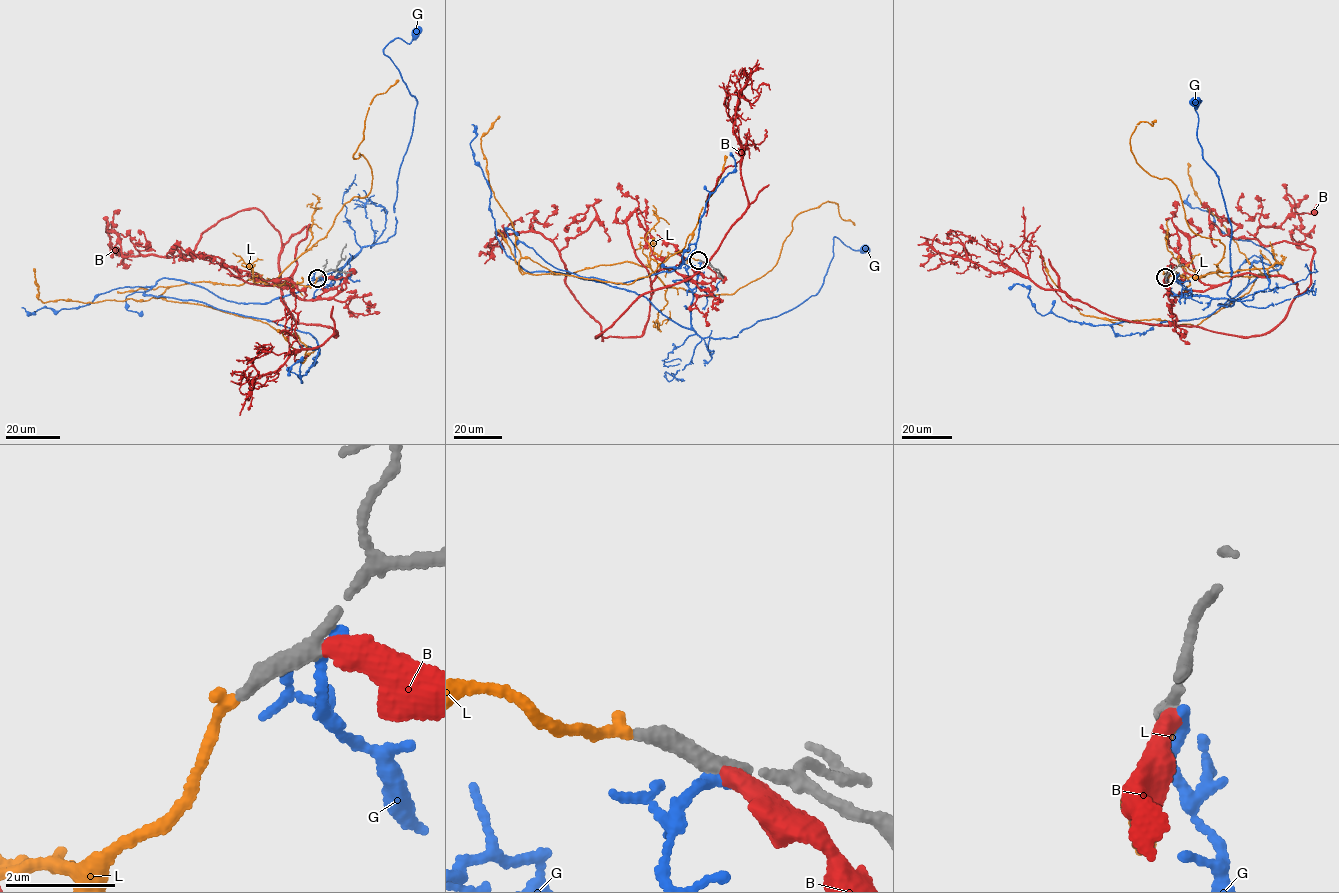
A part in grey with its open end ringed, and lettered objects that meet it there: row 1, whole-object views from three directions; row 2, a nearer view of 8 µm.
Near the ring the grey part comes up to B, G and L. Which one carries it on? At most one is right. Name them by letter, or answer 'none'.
L

